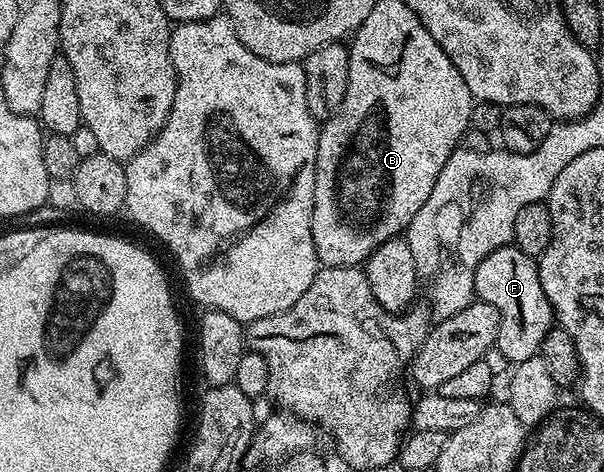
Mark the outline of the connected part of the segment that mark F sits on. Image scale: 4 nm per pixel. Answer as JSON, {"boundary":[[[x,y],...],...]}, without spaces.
{"boundary":[[[514,246],[493,250],[479,263],[475,271],[475,295],[482,303],[493,306],[497,310],[499,315],[497,352],[500,352],[505,359],[511,360],[510,363],[516,365],[525,362],[540,351],[545,334],[548,328],[552,327],[553,313],[549,298],[541,286],[536,257],[525,254],[520,248]]]}

